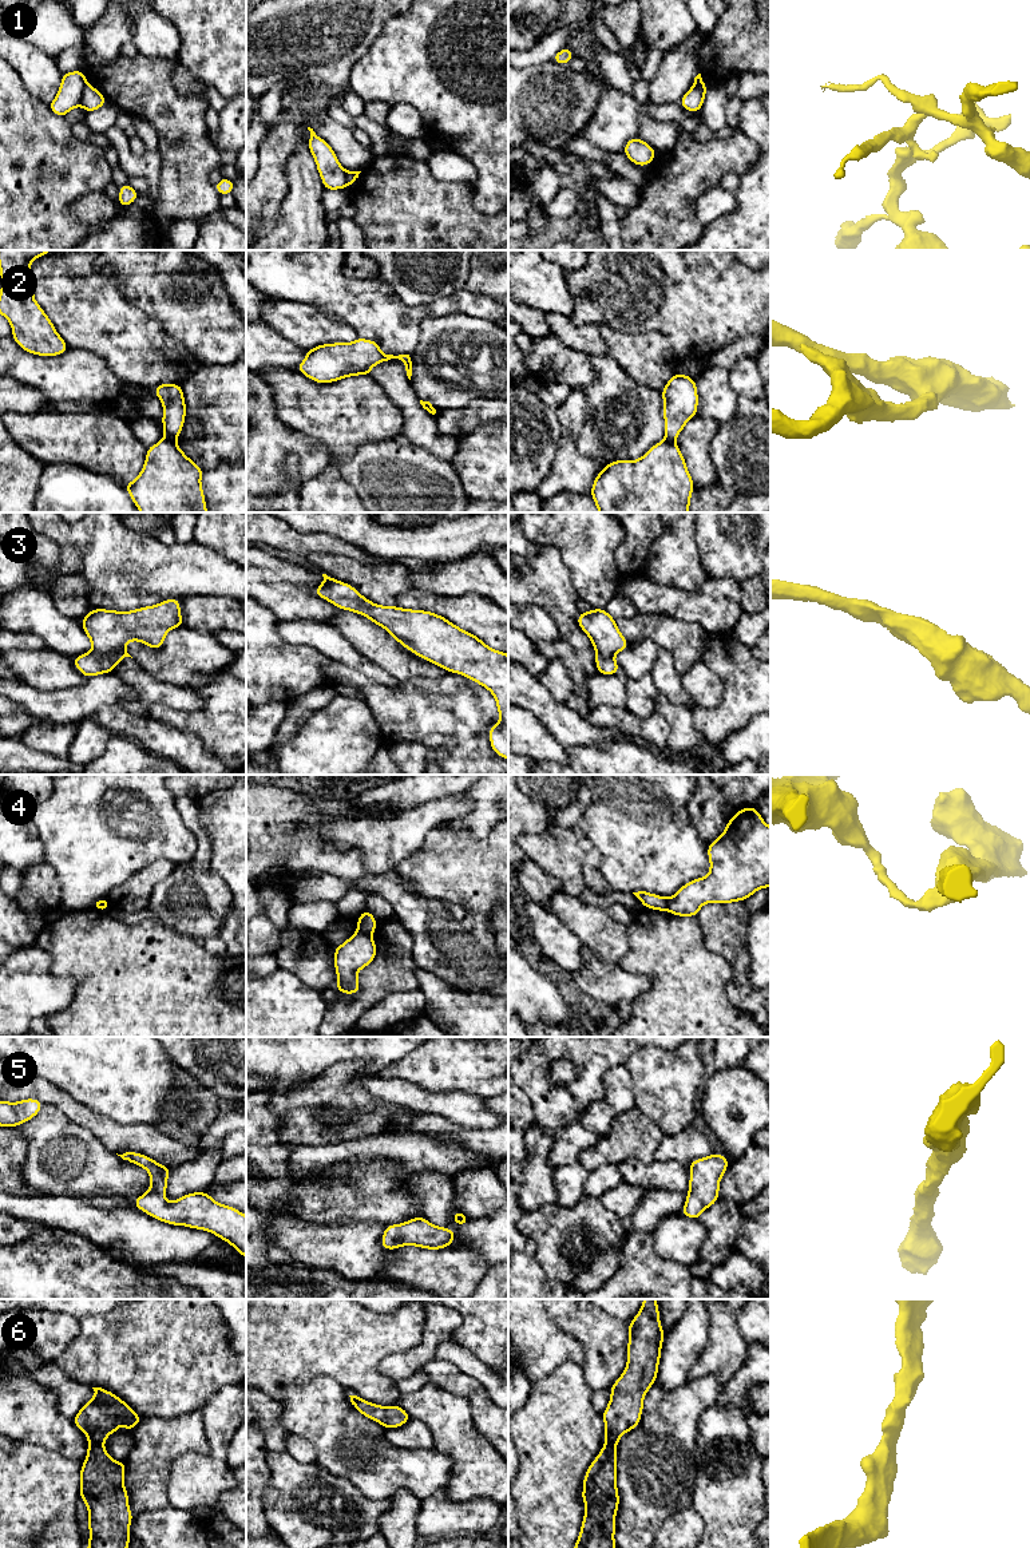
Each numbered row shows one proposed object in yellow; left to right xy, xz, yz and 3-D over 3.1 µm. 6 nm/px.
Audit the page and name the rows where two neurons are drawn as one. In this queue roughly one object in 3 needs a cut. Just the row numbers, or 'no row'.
1, 2, 4

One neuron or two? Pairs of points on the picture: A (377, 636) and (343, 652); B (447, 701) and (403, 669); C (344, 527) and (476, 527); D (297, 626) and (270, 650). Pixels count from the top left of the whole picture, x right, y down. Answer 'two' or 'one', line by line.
A: two
B: two
C: one
D: two

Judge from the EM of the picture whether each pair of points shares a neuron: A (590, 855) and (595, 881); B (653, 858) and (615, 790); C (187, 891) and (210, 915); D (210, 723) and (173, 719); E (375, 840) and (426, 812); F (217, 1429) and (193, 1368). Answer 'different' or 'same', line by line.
A: same
B: same
C: same
D: same
E: same
F: different

